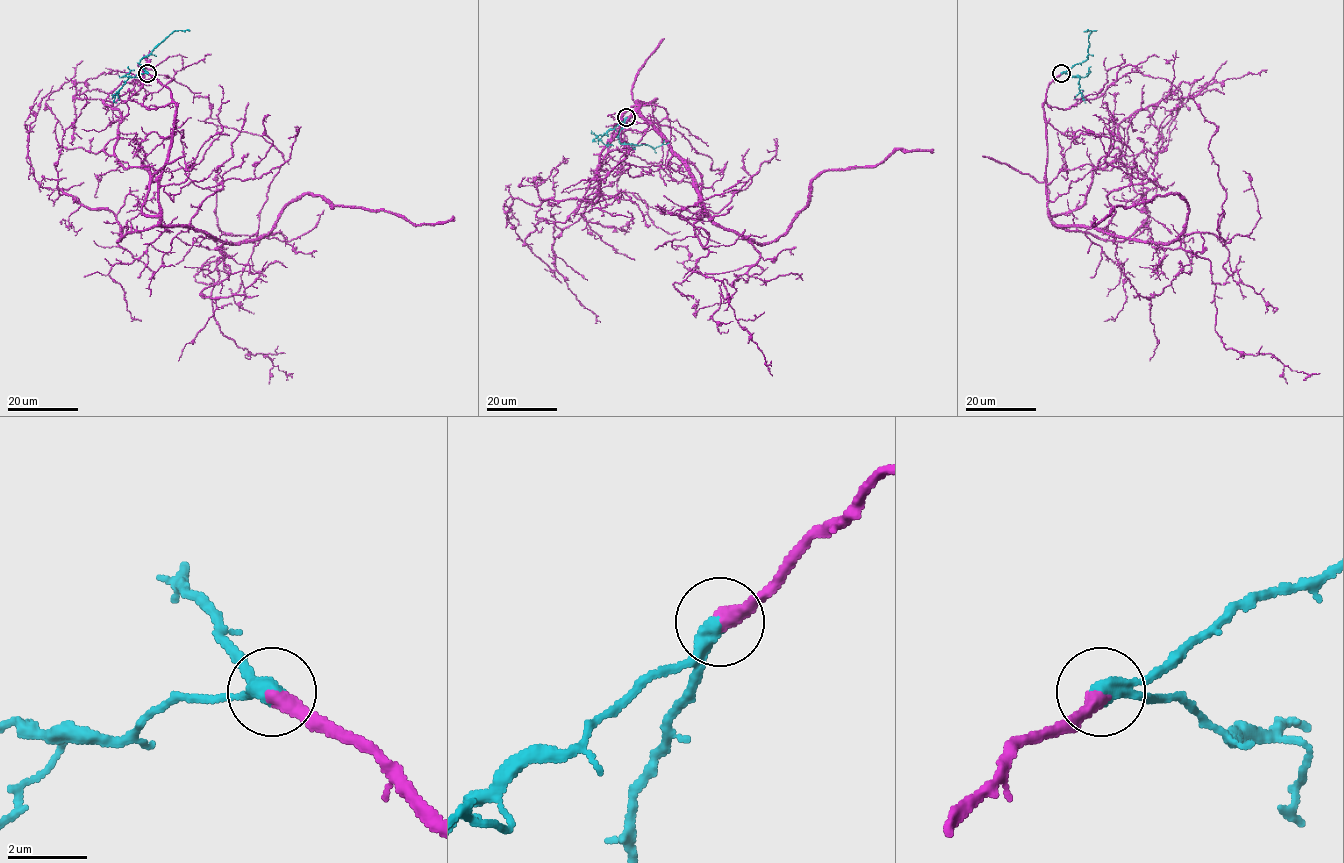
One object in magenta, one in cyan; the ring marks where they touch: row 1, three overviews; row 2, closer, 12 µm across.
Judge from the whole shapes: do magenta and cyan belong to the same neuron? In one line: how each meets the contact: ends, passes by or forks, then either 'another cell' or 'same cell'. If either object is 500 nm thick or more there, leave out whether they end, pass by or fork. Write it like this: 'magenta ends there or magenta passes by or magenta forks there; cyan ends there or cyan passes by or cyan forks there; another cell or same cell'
magenta ends there; cyan passes by; same cell

